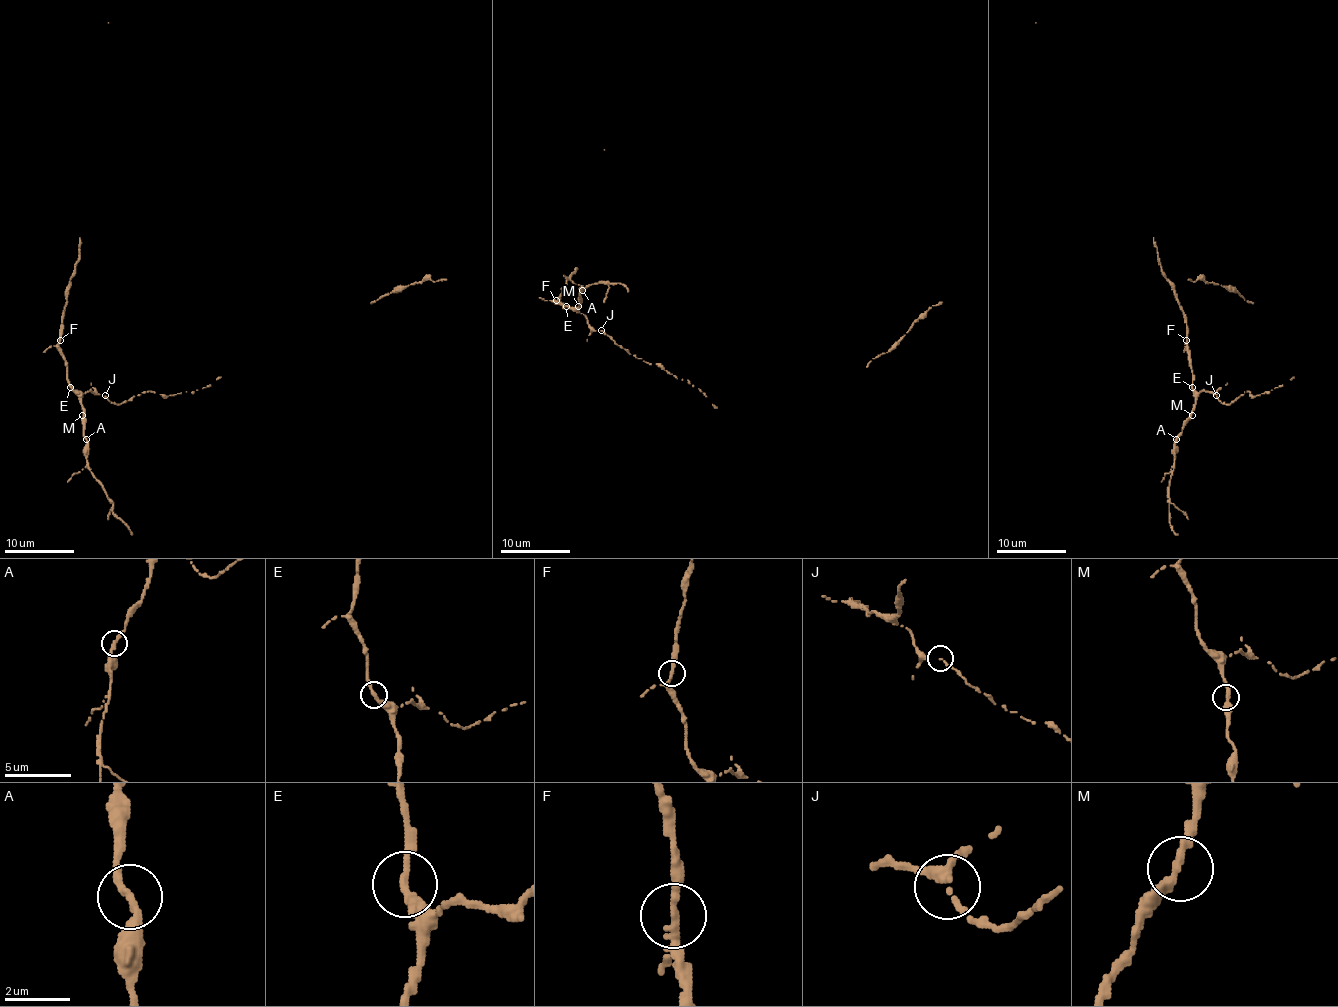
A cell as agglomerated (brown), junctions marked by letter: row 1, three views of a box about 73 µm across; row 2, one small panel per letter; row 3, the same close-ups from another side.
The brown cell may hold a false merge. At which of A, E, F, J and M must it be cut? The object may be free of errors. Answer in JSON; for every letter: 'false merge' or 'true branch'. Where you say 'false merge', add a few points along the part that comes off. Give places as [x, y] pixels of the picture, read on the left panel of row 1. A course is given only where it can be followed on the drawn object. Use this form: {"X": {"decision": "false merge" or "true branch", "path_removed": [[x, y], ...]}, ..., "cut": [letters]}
{"A": {"decision": "true branch"}, "E": {"decision": "true branch"}, "F": {"decision": "true branch"}, "J": {"decision": "true branch"}, "M": {"decision": "true branch"}, "cut": []}

